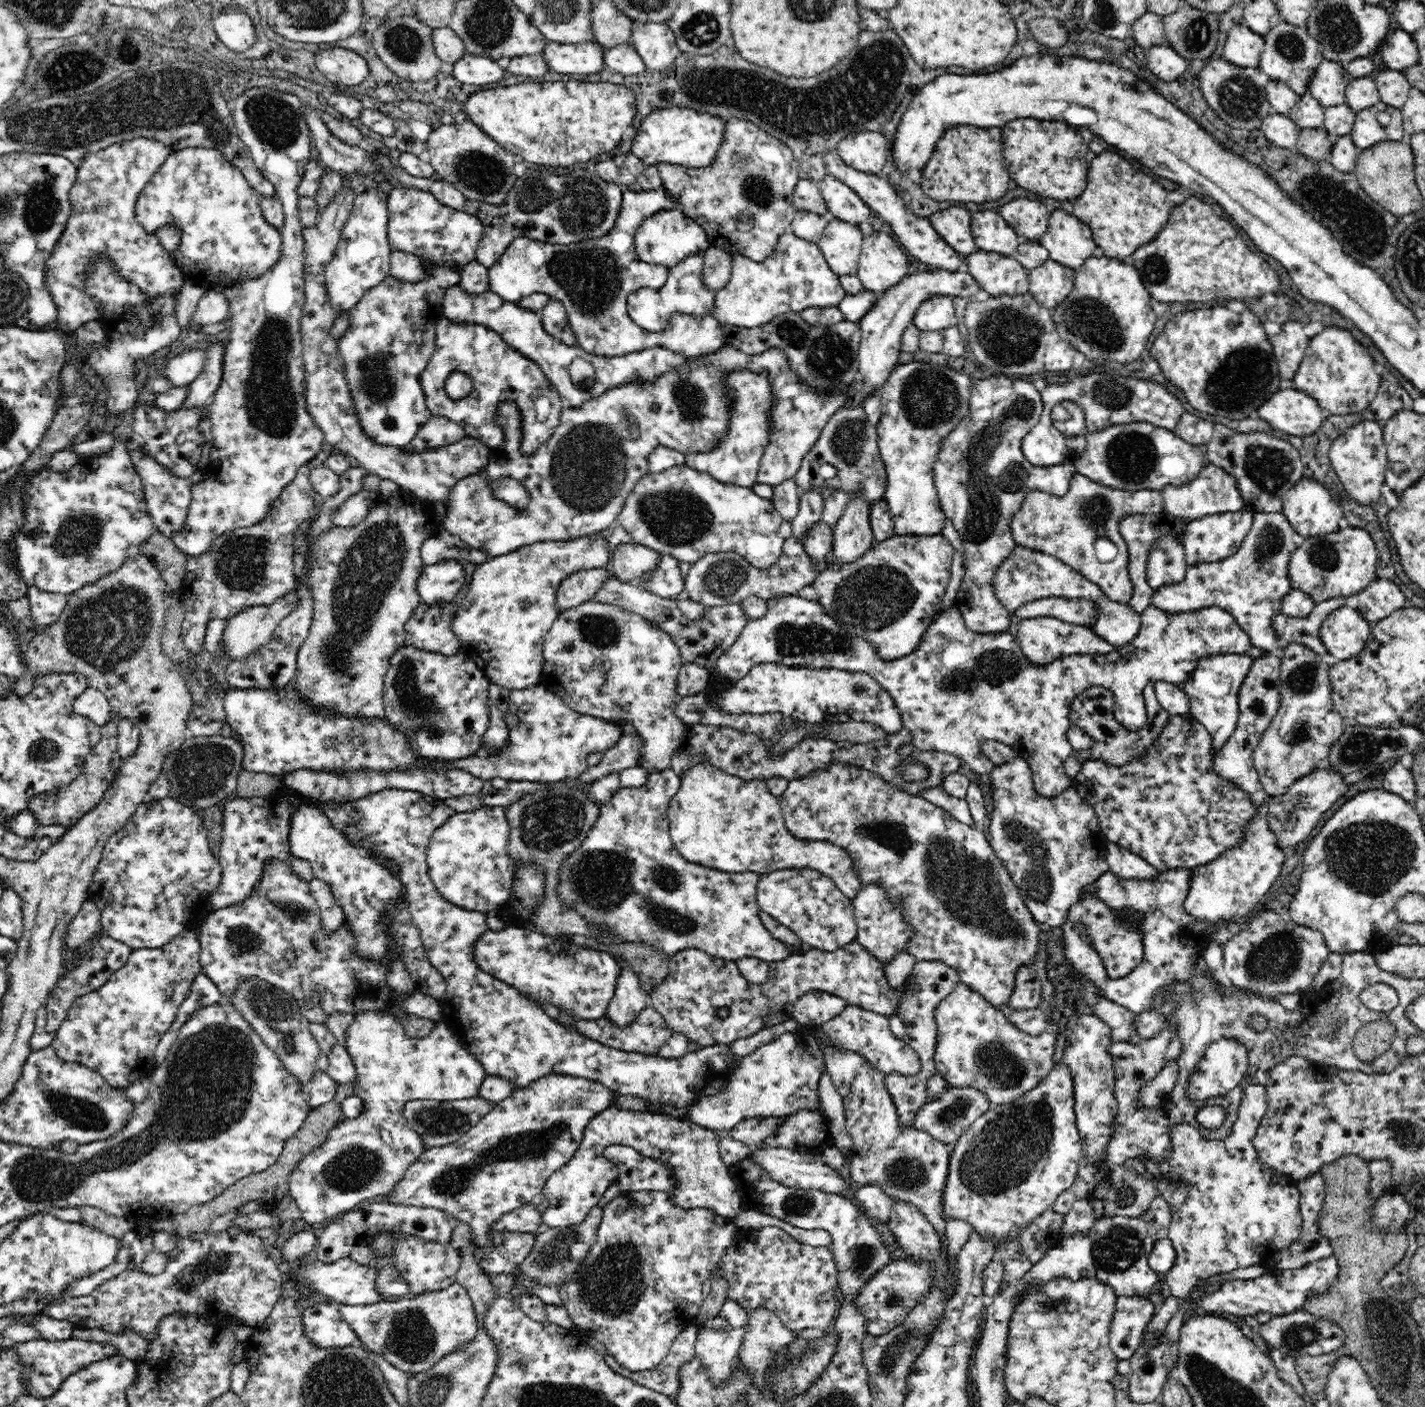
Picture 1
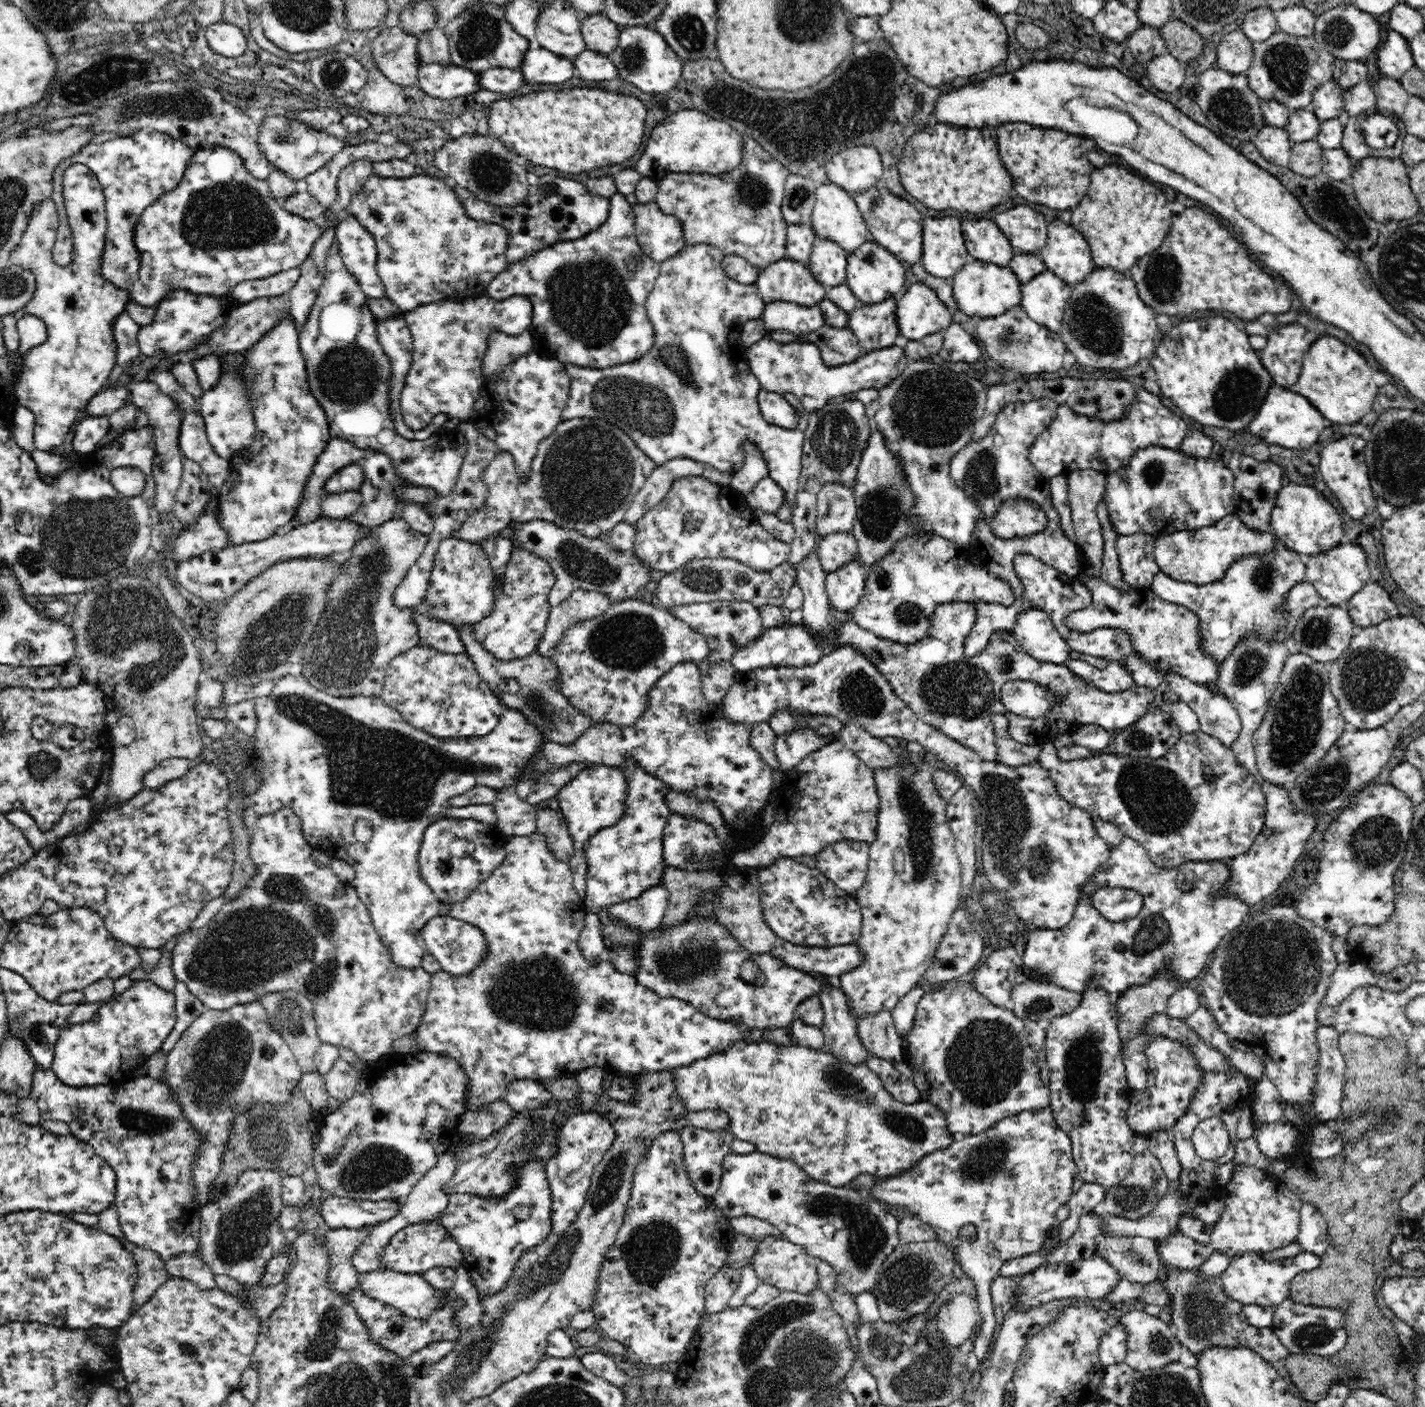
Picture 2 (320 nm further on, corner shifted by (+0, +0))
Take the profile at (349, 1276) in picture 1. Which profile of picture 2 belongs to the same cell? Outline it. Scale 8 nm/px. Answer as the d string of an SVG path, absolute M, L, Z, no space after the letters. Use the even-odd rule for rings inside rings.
M392 1269L382 1271L368 1271L359 1273L357 1282L364 1293L370 1294L375 1300L385 1302L387 1305L394 1306L410 1318L420 1319L424 1322L438 1308L445 1305L450 1293L440 1292L434 1288L421 1274L398 1273Z

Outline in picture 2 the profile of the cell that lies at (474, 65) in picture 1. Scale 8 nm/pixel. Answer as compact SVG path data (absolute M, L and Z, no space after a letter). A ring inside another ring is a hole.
M442 63L422 64L418 69L416 86L436 100L454 100L481 91L478 76L478 72L468 67Z

